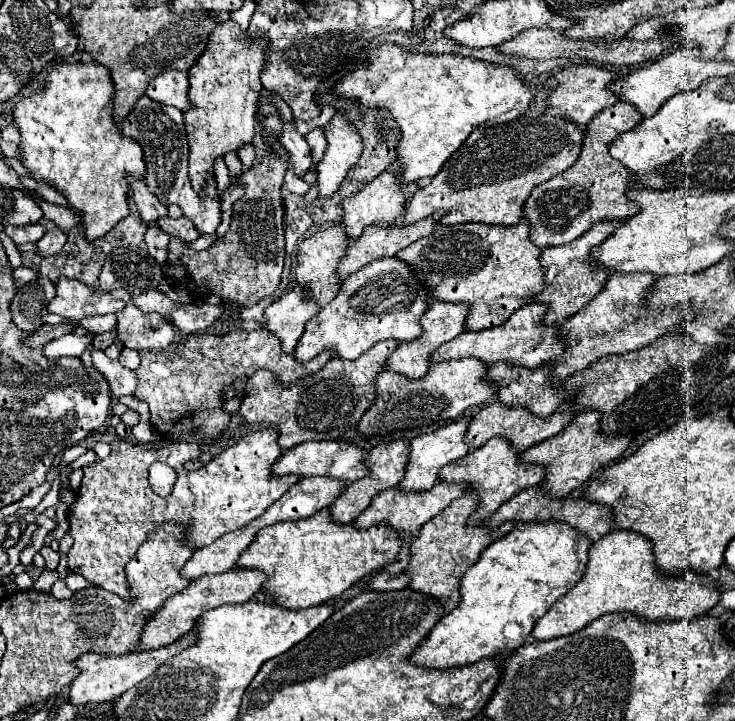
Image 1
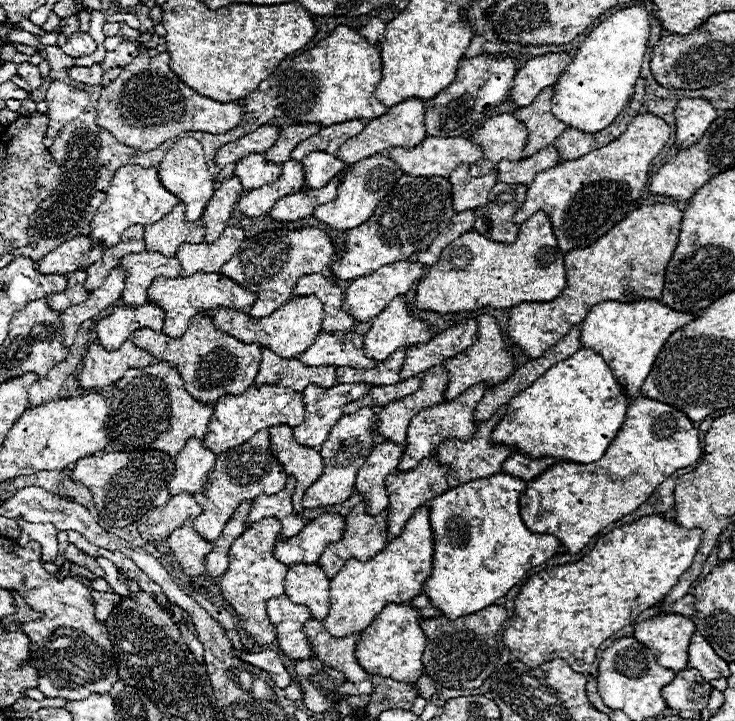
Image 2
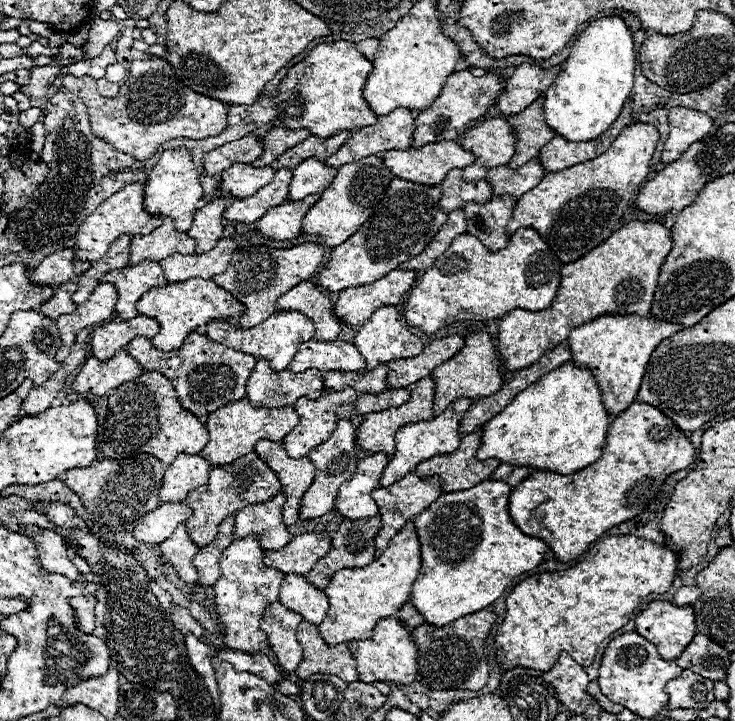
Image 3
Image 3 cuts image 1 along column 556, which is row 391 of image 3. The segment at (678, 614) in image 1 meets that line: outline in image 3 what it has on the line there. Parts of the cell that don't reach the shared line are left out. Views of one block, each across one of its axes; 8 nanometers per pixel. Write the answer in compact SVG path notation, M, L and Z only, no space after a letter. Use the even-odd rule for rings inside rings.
M628 314L628 316L600 316L600 318L592 320L584 326L574 328L570 332L566 344L572 350L570 362L574 362L580 368L588 368L594 374L594 378L600 386L600 392L602 392L602 404L604 404L606 412L612 414L612 416L618 416L636 400L636 394L638 394L646 364L648 364L652 352L656 350L656 346L664 338L670 338L672 334L676 334L680 330L682 330L682 326L672 326L670 322L660 322L656 318L642 318L642 316L634 316L634 314Z

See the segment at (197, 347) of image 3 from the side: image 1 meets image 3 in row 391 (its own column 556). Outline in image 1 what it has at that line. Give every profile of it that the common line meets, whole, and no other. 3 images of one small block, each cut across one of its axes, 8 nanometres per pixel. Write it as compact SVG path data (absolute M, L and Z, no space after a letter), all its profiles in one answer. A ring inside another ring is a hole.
M616 102L598 112L588 122L578 160L562 174L536 186L524 204L522 220L530 224L532 244L536 244L538 248L566 244L588 232L588 228L598 222L628 220L628 216L634 216L640 210L624 196L630 180L628 170L608 154L608 144L618 134L636 128L640 118L642 116L634 106L630 106L628 102Z

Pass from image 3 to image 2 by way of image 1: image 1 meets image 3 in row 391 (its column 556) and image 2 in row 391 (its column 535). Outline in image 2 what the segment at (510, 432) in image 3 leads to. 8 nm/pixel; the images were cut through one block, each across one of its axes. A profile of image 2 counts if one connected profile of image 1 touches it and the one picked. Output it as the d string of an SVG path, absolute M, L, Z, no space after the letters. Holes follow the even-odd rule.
M580 348L508 402L508 414L492 432L492 442L516 446L528 456L552 456L556 460L590 464L600 460L616 438L628 406L630 398L604 358L592 348Z

